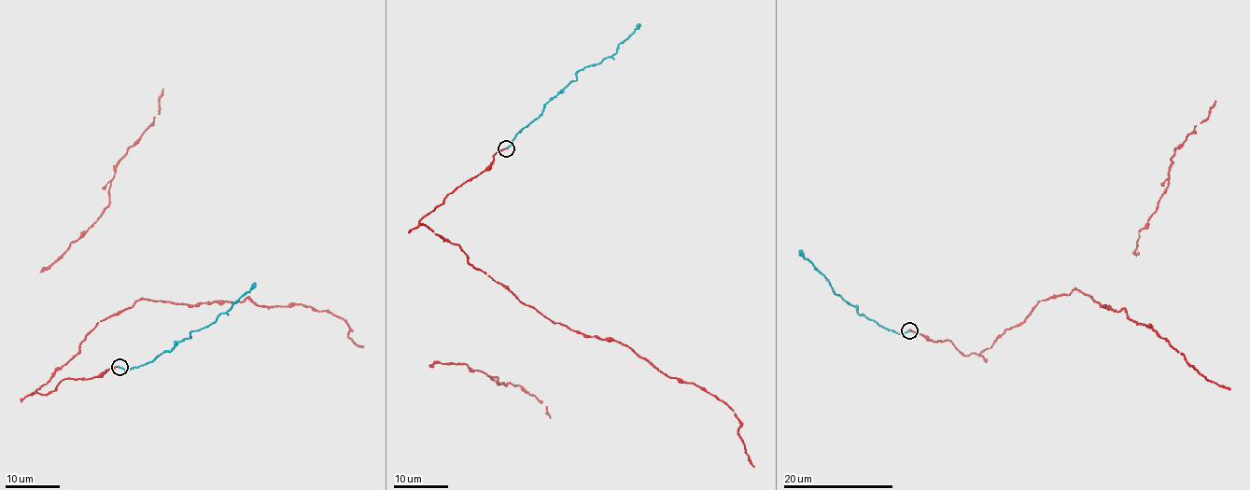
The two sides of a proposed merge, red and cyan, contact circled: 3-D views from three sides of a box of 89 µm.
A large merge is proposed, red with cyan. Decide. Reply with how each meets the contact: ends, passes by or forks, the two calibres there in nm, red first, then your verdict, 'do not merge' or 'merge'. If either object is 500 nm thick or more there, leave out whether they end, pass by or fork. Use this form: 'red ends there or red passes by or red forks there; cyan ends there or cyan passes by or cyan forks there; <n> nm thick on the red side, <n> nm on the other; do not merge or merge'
red ends there; cyan ends there; 140 nm thick on the red side, 160 nm on the other; merge

